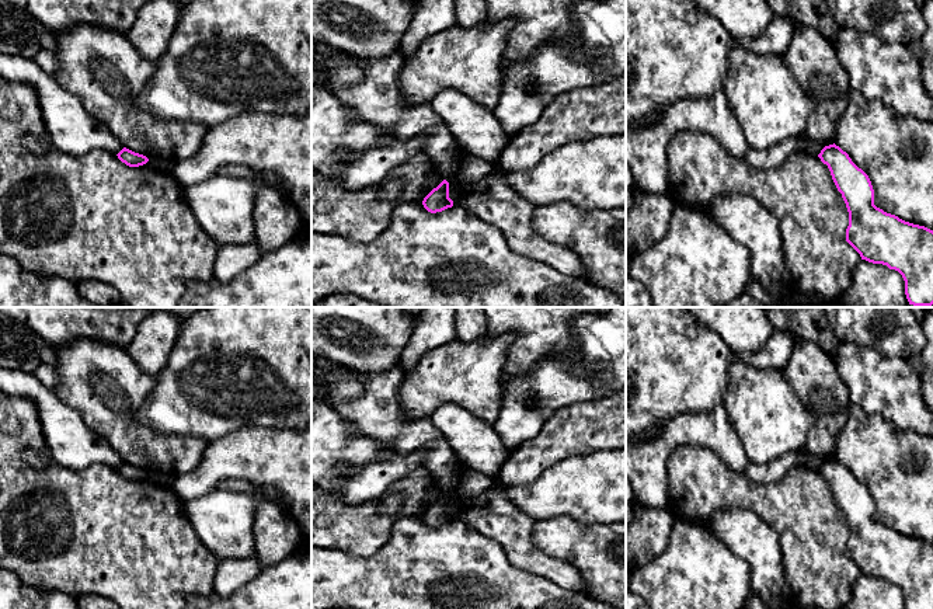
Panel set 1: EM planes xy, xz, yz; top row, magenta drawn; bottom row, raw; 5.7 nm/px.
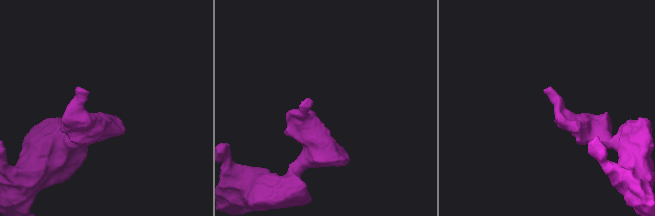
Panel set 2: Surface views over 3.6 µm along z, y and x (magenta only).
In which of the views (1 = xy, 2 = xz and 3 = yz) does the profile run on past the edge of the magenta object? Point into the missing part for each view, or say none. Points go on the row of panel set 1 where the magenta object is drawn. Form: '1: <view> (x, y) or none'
1: none
2: none
3: none

